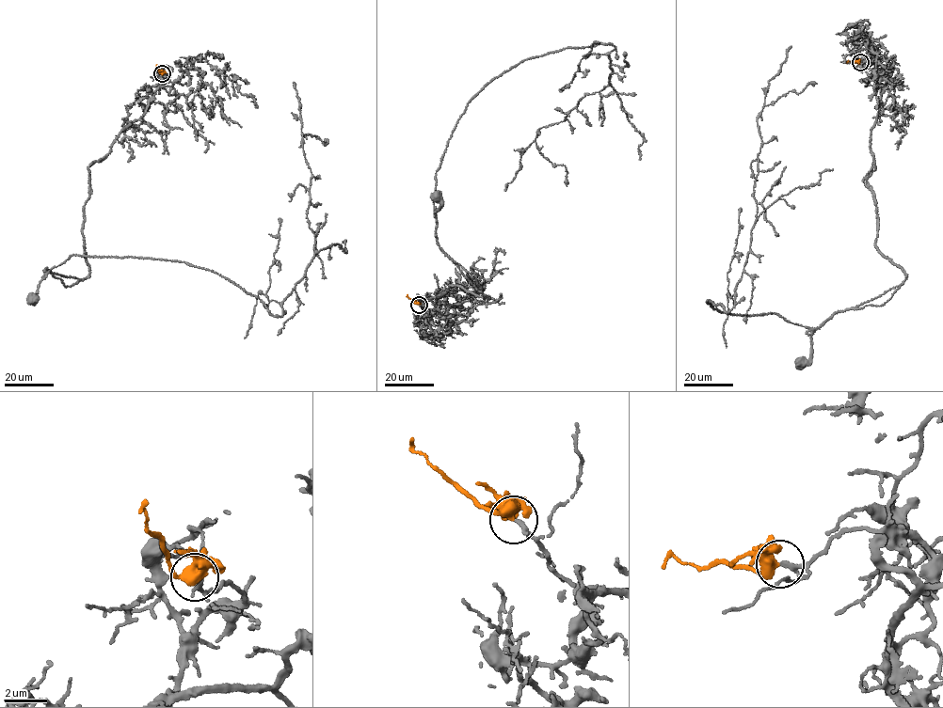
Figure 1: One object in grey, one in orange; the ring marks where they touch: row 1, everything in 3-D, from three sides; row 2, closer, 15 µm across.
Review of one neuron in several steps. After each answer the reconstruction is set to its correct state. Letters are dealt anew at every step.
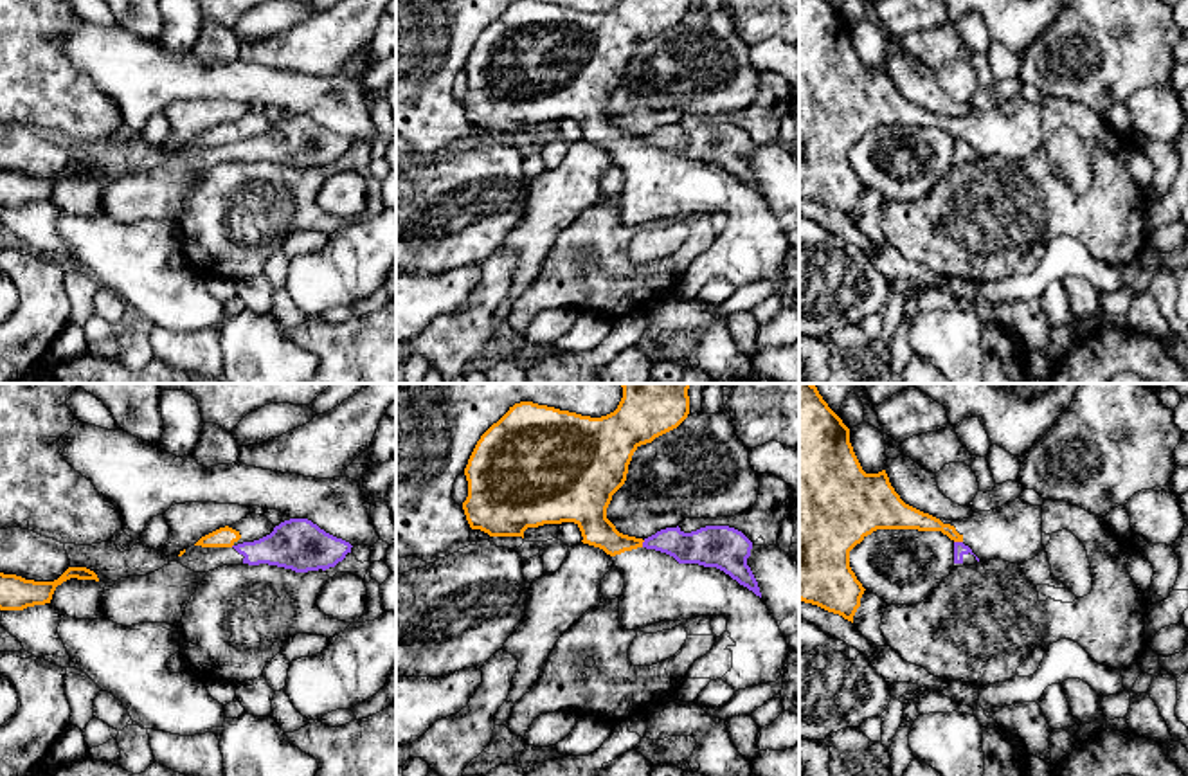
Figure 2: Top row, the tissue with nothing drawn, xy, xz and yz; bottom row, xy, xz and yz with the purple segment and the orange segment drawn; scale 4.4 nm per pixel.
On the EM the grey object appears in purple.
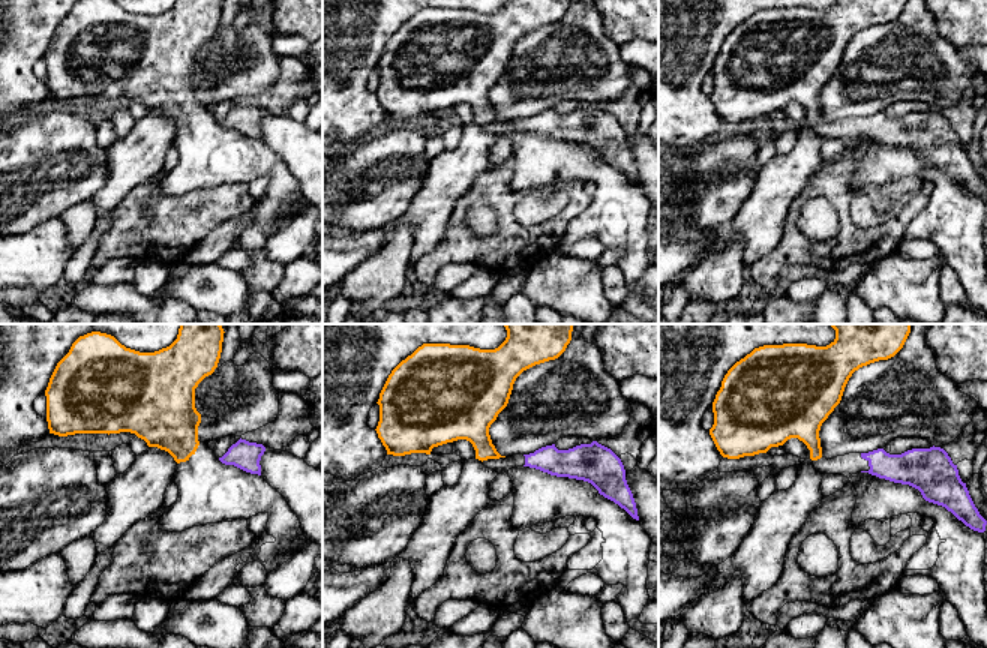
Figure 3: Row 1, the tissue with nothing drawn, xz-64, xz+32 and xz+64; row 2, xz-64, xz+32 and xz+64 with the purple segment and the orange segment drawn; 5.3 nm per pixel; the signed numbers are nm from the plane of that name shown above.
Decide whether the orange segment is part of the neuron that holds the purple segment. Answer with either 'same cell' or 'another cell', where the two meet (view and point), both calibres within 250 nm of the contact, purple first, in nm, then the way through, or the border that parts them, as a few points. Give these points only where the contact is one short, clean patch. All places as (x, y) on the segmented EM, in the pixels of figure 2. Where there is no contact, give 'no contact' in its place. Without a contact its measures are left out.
another cell; contact yz (958, 542); calibres 60 and 100 nm; border yz (954, 541), (962, 542)

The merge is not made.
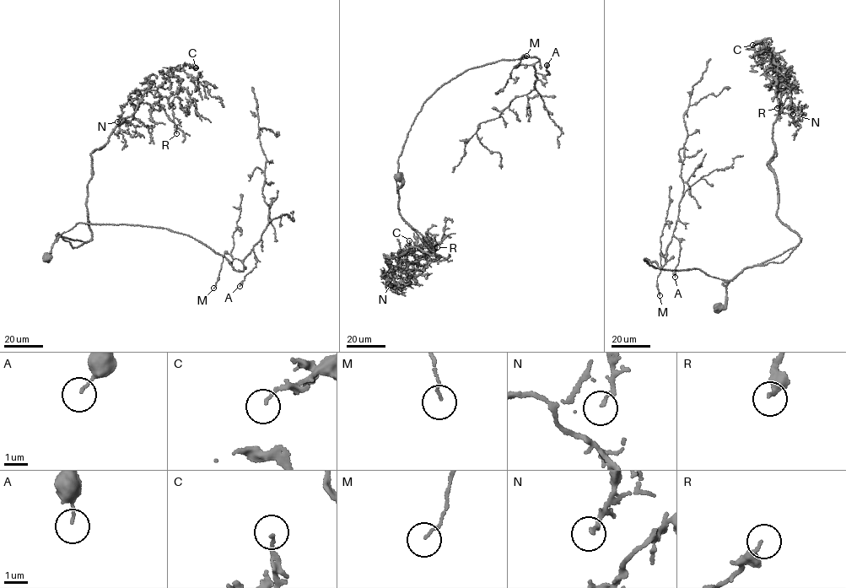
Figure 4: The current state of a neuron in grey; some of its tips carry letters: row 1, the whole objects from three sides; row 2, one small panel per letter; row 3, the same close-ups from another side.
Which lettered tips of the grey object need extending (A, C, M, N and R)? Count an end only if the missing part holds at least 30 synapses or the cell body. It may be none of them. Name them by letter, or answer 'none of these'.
N

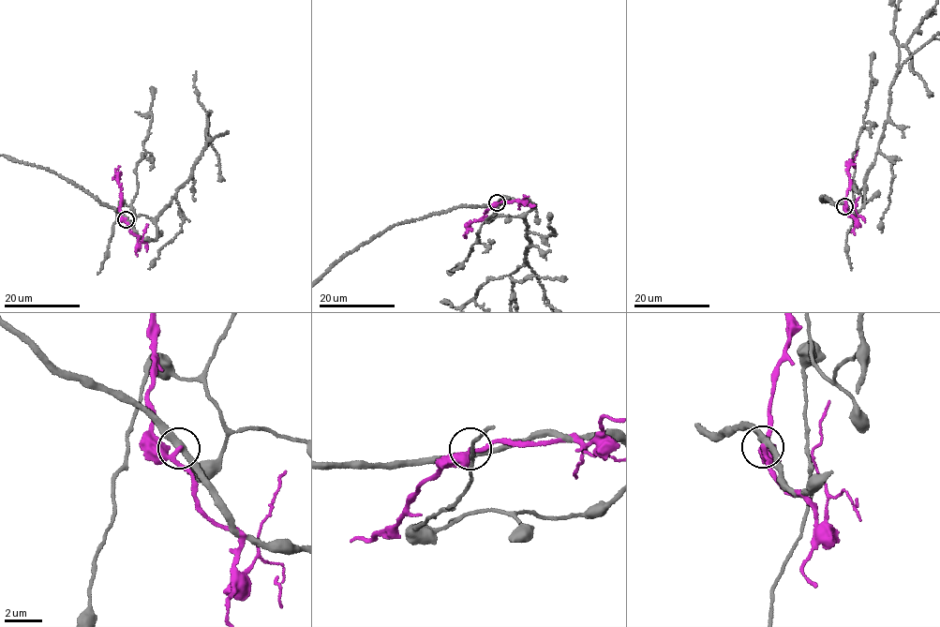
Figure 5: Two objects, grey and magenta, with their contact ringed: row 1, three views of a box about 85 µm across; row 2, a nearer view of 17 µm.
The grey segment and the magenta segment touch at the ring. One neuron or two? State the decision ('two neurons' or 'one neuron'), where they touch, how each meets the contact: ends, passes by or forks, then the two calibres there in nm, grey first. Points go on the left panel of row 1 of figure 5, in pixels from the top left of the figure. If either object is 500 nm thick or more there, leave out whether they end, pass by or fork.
two neurons; place (126, 219); grey passes by; magenta passes by; calibres 320 and 200 nm

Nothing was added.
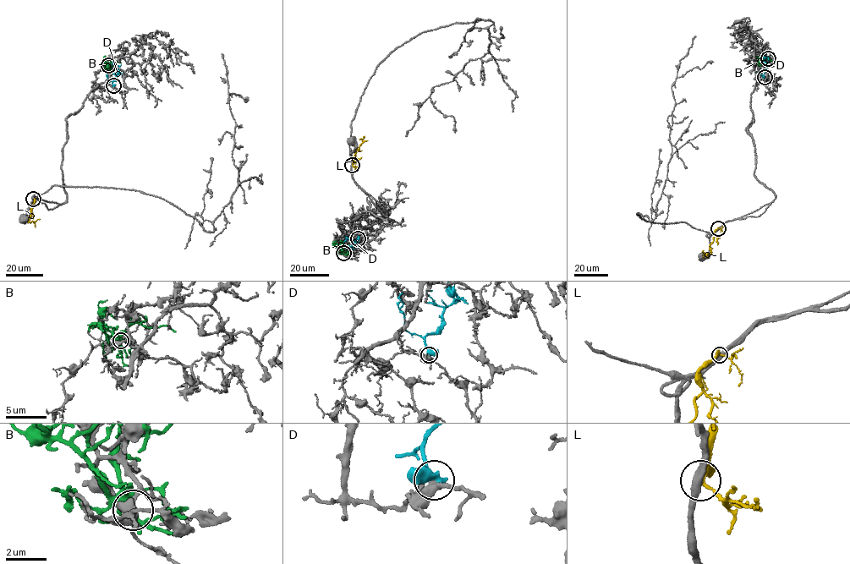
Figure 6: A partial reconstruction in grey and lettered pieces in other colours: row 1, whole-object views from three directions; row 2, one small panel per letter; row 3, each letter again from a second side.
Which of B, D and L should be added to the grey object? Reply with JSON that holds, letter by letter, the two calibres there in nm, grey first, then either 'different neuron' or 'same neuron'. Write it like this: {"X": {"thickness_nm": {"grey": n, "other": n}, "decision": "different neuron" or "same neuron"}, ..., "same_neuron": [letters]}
{"B": {"thickness_nm": {"grey": 300, "other": 280}, "decision": "different neuron"}, "D": {"thickness_nm": {"grey": 360, "other": 440}, "decision": "different neuron"}, "L": {"thickness_nm": {"grey": 400, "other": 240}, "decision": "different neuron"}, "same_neuron": []}

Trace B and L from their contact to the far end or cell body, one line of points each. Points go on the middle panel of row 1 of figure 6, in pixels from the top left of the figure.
B: (343, 253), (338, 246), (342, 243), (344, 247)
L: (352, 165), (356, 150), (364, 137)

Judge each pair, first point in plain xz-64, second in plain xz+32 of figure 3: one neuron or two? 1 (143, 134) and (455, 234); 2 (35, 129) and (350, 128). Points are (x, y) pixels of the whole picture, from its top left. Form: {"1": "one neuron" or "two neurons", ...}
{"1": "two neurons", "2": "two neurons"}

